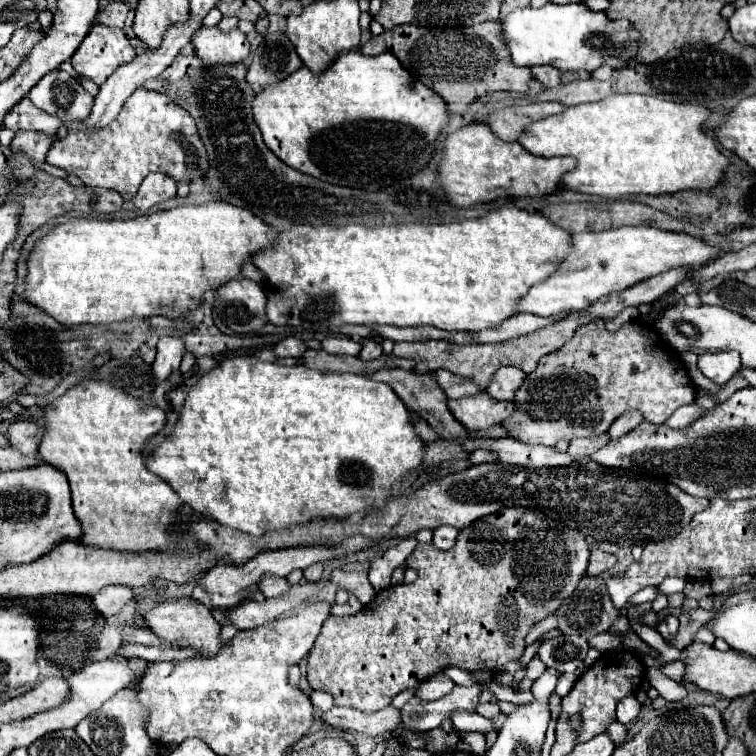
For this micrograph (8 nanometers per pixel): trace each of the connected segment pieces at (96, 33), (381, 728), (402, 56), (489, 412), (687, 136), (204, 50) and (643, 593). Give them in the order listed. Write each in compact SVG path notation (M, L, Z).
M94 24L70 60L80 76L86 76L100 86L118 64L132 60L134 56L136 48L130 44L124 28Z
M334 706L328 712L322 712L322 722L340 728L362 732L366 736L382 736L400 728L400 710L386 706L378 712L364 712L350 706Z
M484 22L476 26L466 26L462 30L428 30L422 26L406 24L396 26L390 32L382 32L380 36L372 36L362 48L362 54L376 56L382 52L392 52L404 68L418 80L422 80L428 88L442 96L448 106L448 112L464 112L466 104L474 98L484 96L496 90L512 90L526 92L532 74L528 68L520 68L506 60L506 44L502 44L500 24Z
M488 394L448 400L448 408L454 414L454 418L468 430L490 428L494 424L500 424L514 412L512 402L500 402L490 398Z
M612 94L600 102L570 106L560 114L530 124L518 136L518 142L536 156L572 156L578 160L574 170L562 176L562 188L582 194L594 194L618 200L628 194L674 194L680 190L708 190L722 180L728 168L728 158L718 152L716 142L702 132L702 122L708 116L702 104L676 104L658 96L642 94Z
M218 26L214 28L198 28L192 36L192 44L196 54L206 64L234 64L242 62L250 52L250 42L244 32L238 28L230 32L222 32Z
M644 588L644 590L640 590L638 594L634 594L634 596L630 598L630 602L636 602L636 604L642 604L642 602L654 602L656 596L658 596L658 590L656 590L656 588Z

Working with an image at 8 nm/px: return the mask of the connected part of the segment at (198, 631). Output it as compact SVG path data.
M174 598L156 604L150 612L144 614L146 624L166 640L186 640L192 648L198 648L202 656L214 656L220 650L220 624L212 618L210 610L192 598Z

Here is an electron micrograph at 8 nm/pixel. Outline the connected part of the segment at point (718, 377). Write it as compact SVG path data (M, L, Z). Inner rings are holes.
M728 350L728 352L716 352L716 354L712 354L712 352L702 354L698 360L698 368L712 382L726 384L730 380L730 376L742 368L742 364L740 364L738 352Z

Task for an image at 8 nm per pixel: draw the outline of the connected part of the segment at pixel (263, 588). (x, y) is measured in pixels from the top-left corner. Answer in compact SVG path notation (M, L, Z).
M266 576L258 582L260 586L260 592L266 596L266 598L274 598L274 596L280 596L282 592L288 592L290 584L286 582L286 578L278 578L278 576Z

